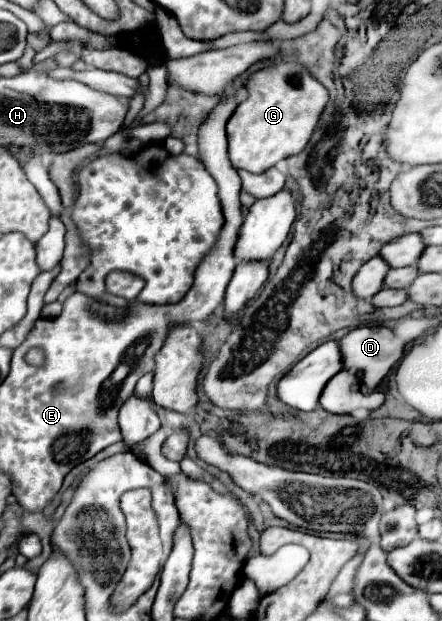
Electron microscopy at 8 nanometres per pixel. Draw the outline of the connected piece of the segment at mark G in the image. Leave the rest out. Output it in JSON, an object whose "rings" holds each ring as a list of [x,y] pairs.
{"rings":[[[281,63],[253,73],[245,81],[247,99],[227,121],[229,159],[235,169],[263,173],[279,161],[301,153],[329,101],[327,89],[297,63]]]}

